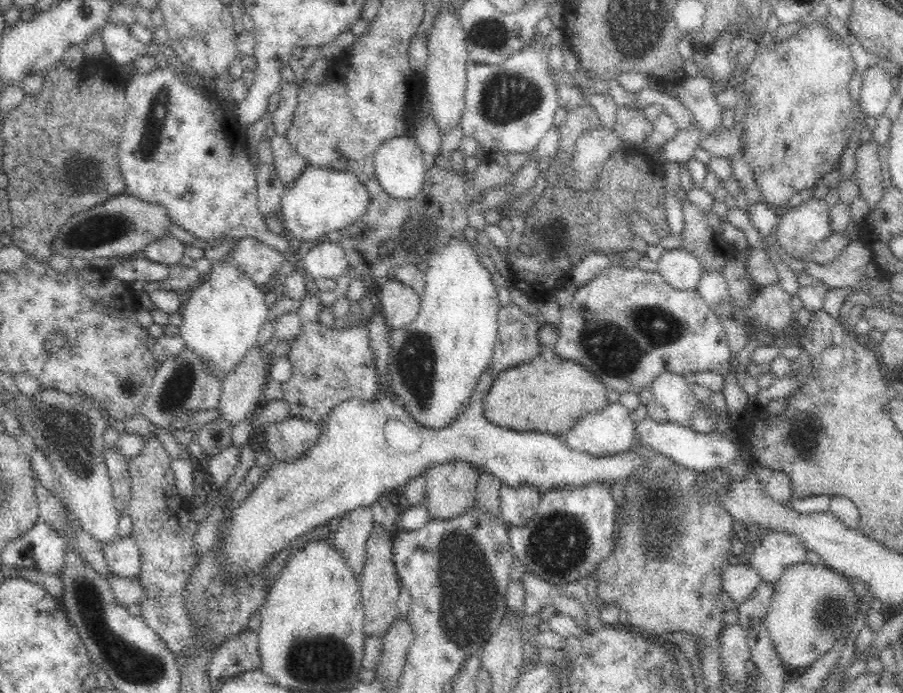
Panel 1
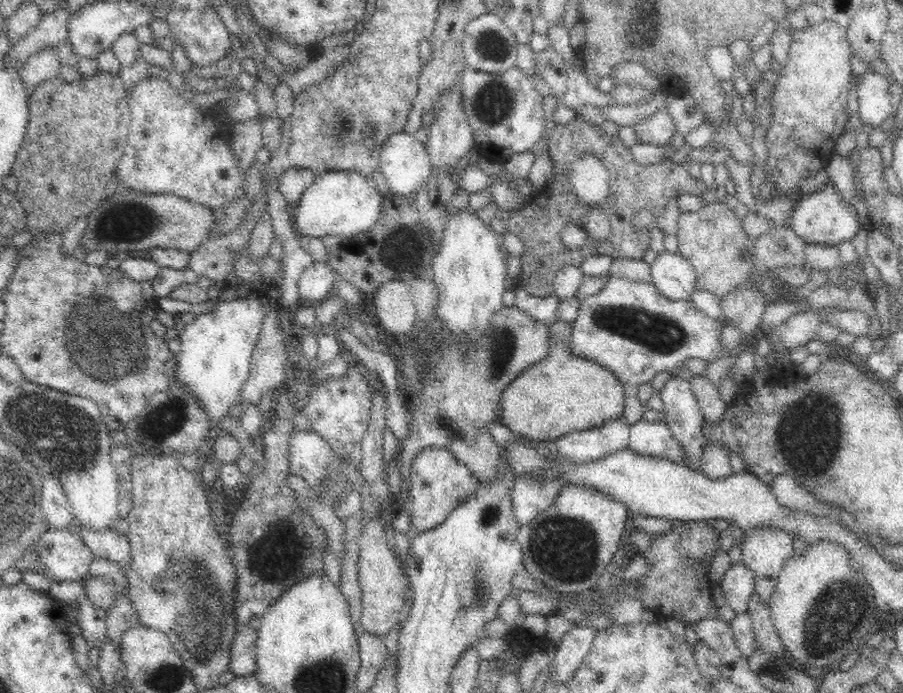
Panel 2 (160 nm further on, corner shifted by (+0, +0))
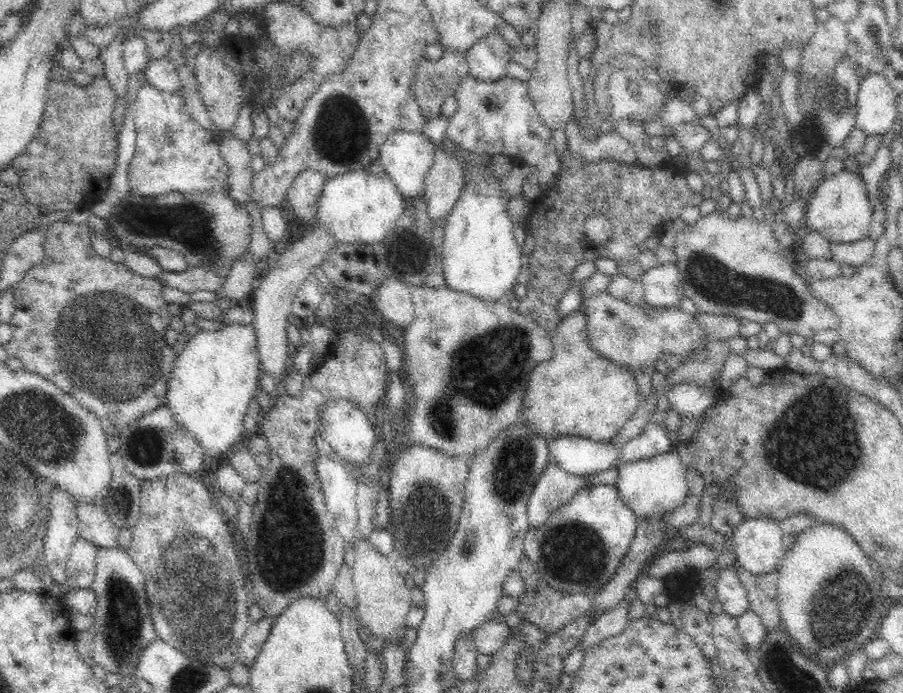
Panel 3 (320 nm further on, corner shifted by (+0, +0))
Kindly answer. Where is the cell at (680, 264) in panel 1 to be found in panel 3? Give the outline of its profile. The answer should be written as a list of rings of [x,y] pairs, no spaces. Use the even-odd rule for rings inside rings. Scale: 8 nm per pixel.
[[[674,263],[660,265],[647,270],[641,278],[642,296],[645,306],[650,308],[677,307],[685,297],[682,281],[678,277],[678,269]]]

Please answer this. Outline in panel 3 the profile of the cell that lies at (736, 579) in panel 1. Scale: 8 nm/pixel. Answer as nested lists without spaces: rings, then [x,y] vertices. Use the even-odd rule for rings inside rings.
[[[727,567],[719,570],[715,580],[717,601],[727,616],[738,619],[749,608],[746,591],[734,569]]]

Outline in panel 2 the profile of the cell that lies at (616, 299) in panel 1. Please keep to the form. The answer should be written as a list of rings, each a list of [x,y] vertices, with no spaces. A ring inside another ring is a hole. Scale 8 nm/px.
[[[606,276],[605,287],[581,301],[573,323],[571,350],[596,361],[618,377],[622,385],[639,387],[652,382],[659,372],[674,372],[693,358],[712,361],[719,354],[723,326],[704,315],[688,300],[670,301],[652,283]]]

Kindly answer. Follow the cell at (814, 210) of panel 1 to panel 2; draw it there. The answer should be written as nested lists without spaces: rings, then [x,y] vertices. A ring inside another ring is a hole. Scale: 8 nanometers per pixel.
[[[831,181],[815,193],[799,198],[788,225],[806,243],[830,246],[851,241],[860,230],[865,228],[854,206],[845,202],[836,185]]]

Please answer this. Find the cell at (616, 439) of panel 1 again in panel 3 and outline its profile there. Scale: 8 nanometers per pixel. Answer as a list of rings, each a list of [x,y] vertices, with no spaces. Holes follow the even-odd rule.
[[[562,435],[547,441],[552,462],[567,474],[588,477],[616,466],[620,451],[614,443],[593,441],[588,437]]]

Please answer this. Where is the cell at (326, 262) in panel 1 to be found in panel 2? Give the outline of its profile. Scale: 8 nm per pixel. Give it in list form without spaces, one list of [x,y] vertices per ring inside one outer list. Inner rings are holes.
[[[313,262],[300,276],[296,291],[300,307],[316,306],[334,292],[336,275],[330,266]]]

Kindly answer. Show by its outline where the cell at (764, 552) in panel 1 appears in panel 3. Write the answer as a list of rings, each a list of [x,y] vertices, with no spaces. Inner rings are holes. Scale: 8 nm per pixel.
[[[771,516],[743,519],[729,536],[741,567],[756,576],[777,568],[784,556],[784,534]]]

